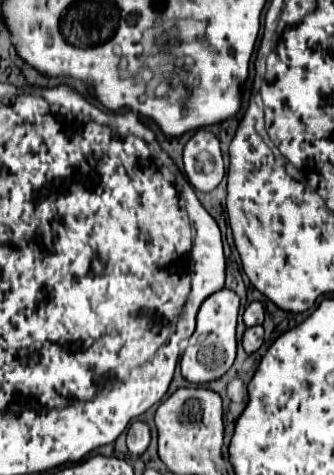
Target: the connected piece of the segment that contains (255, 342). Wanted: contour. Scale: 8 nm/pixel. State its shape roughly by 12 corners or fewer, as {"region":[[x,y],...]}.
{"region":[[252,326],[244,332],[246,354],[256,352],[264,340],[264,328]]}

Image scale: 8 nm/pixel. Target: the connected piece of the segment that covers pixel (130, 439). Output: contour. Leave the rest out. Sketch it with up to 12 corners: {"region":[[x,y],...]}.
{"region":[[140,420],[128,430],[130,454],[144,454],[150,428]]}

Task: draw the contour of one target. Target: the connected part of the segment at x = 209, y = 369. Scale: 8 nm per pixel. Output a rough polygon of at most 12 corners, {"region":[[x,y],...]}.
{"region":[[238,296],[200,306],[180,360],[186,382],[224,376],[236,358]]}

